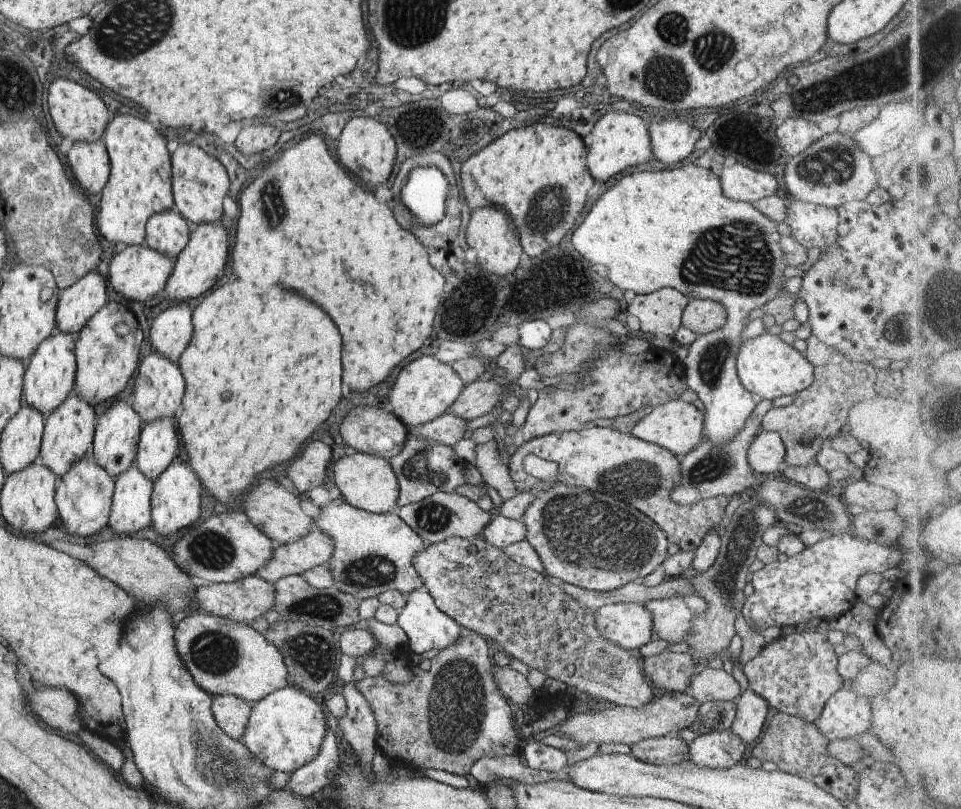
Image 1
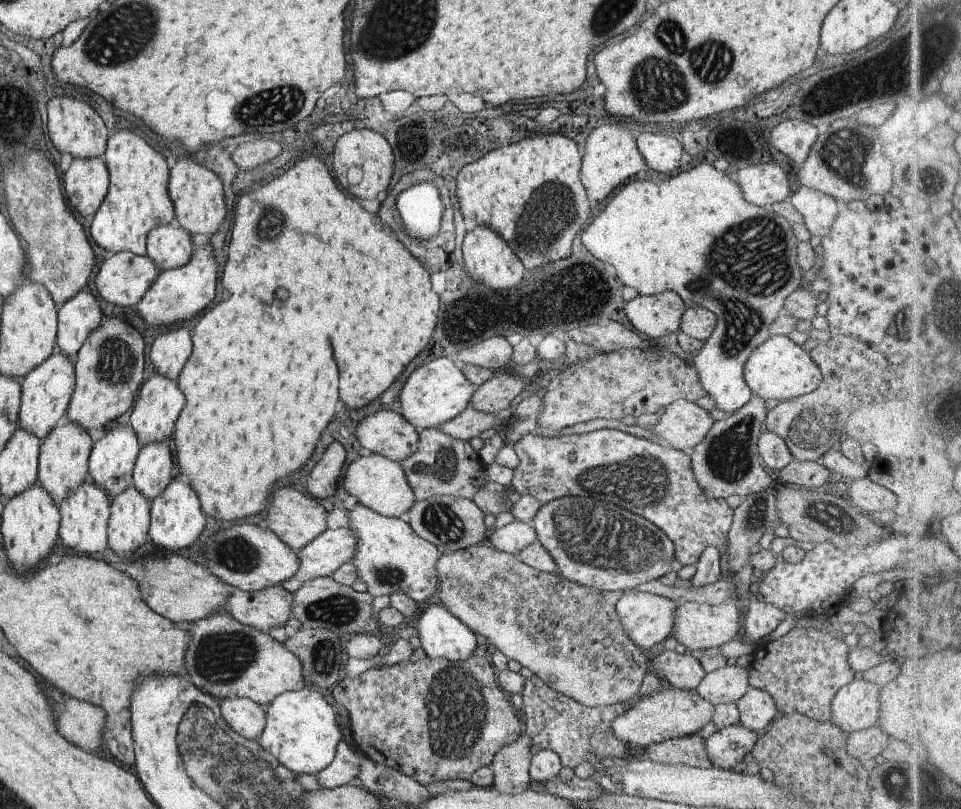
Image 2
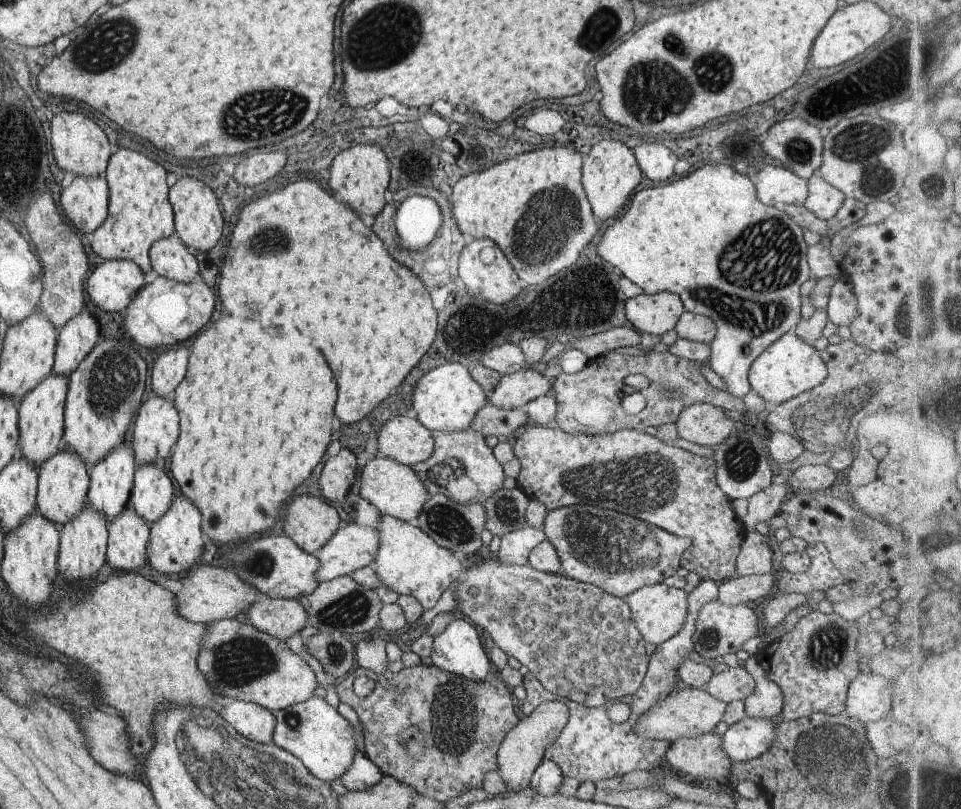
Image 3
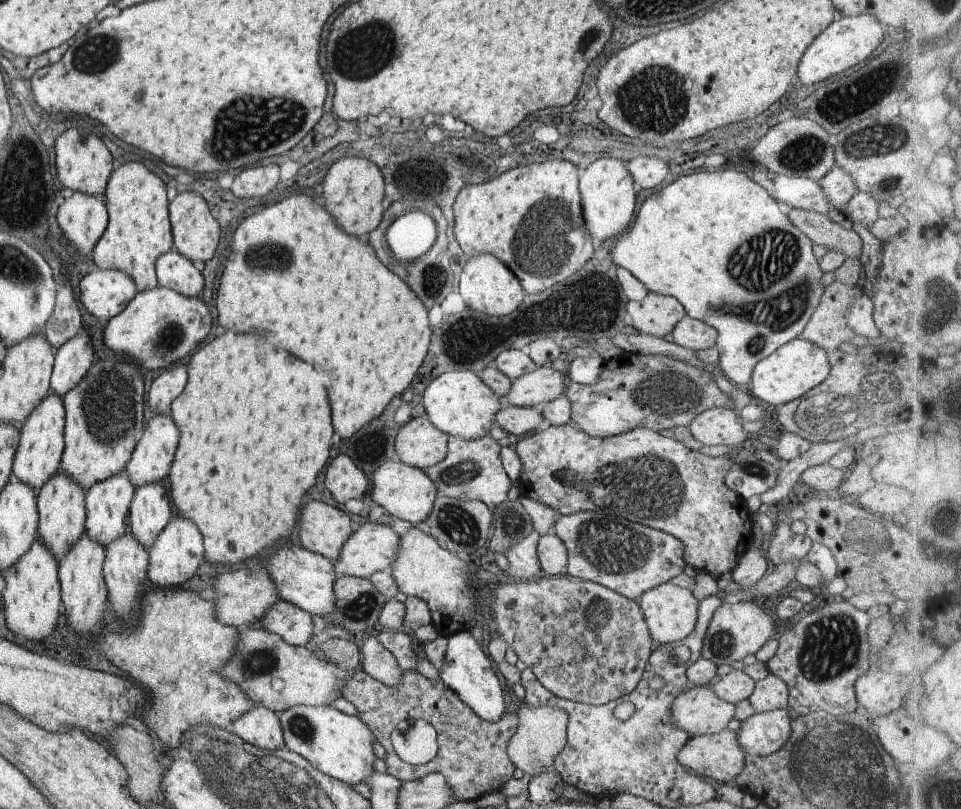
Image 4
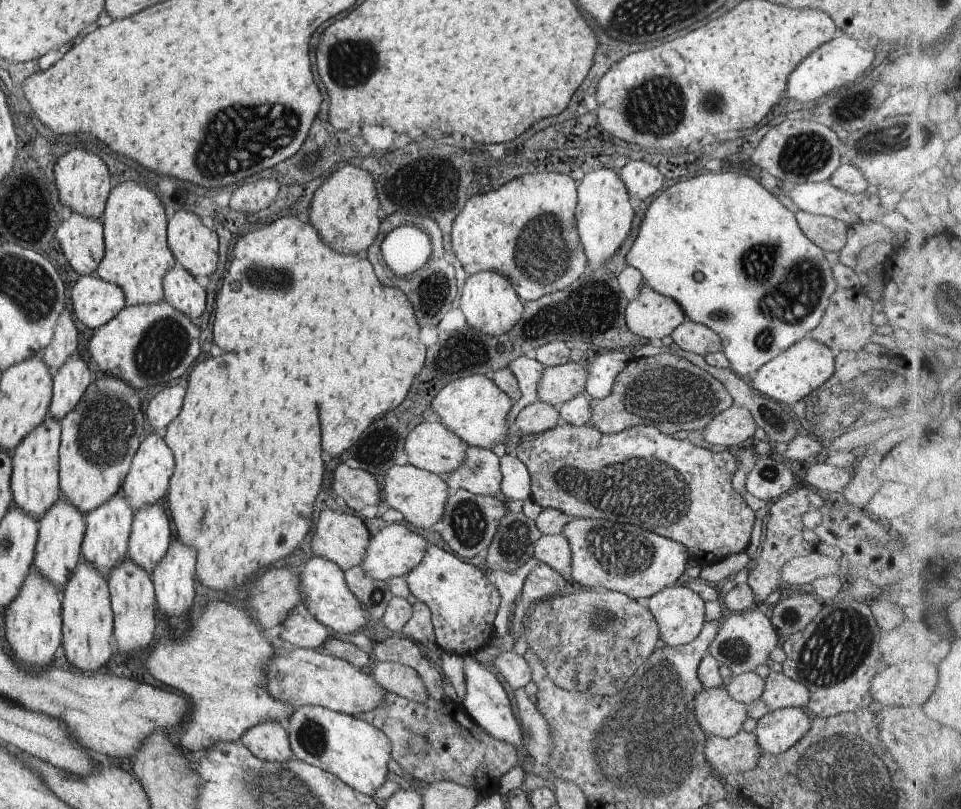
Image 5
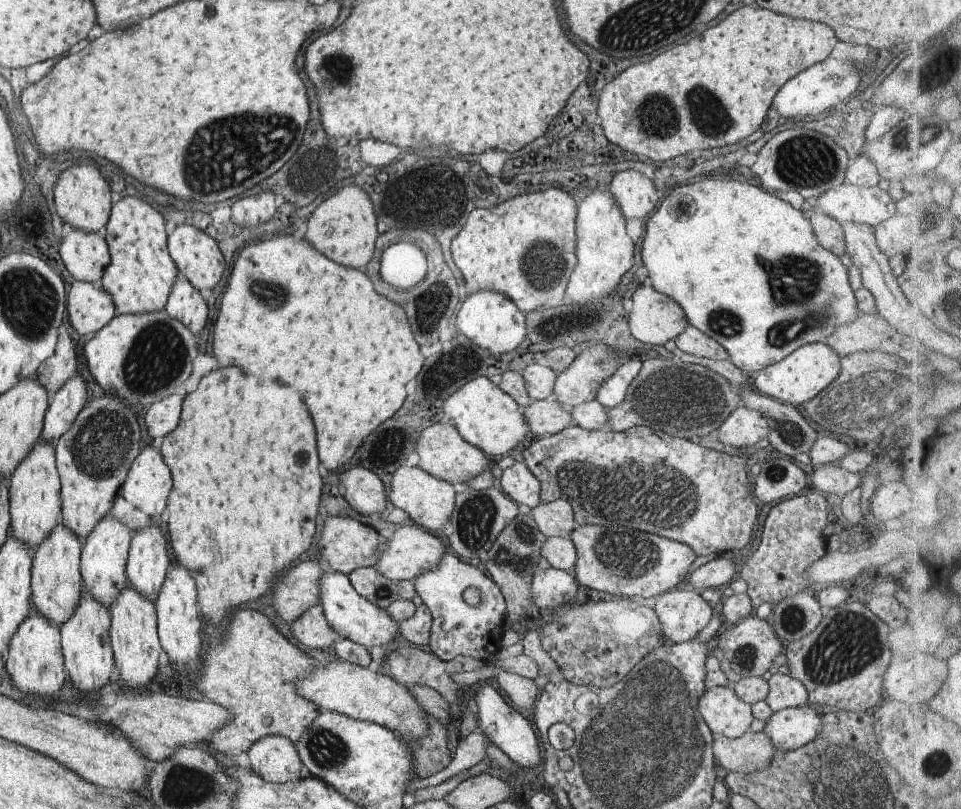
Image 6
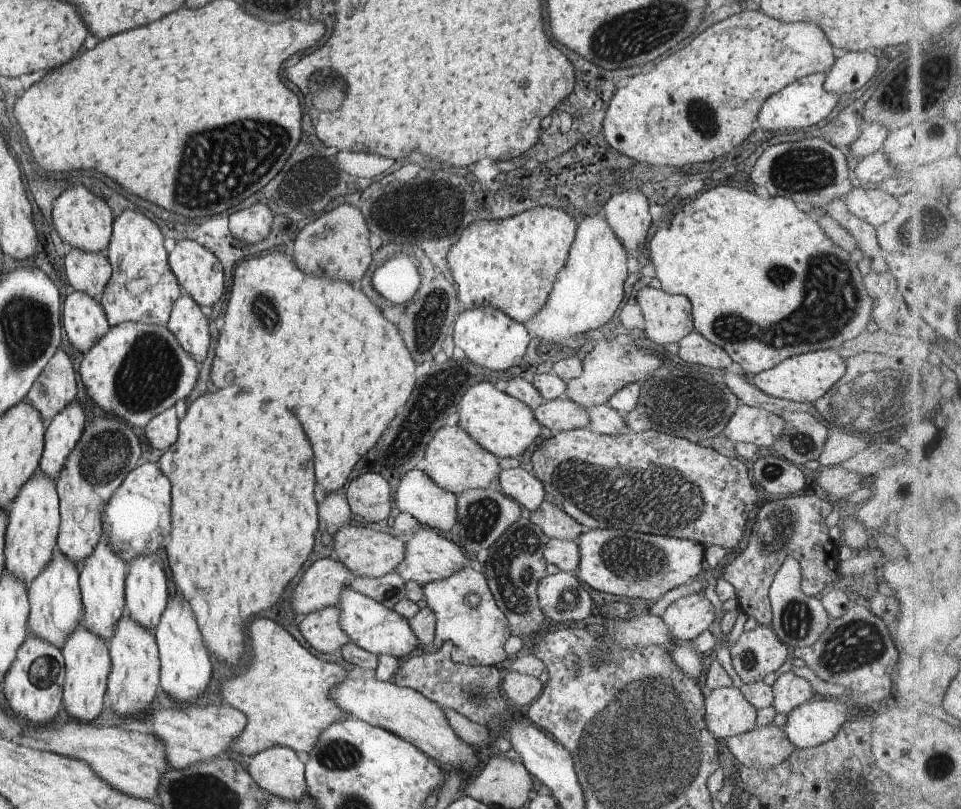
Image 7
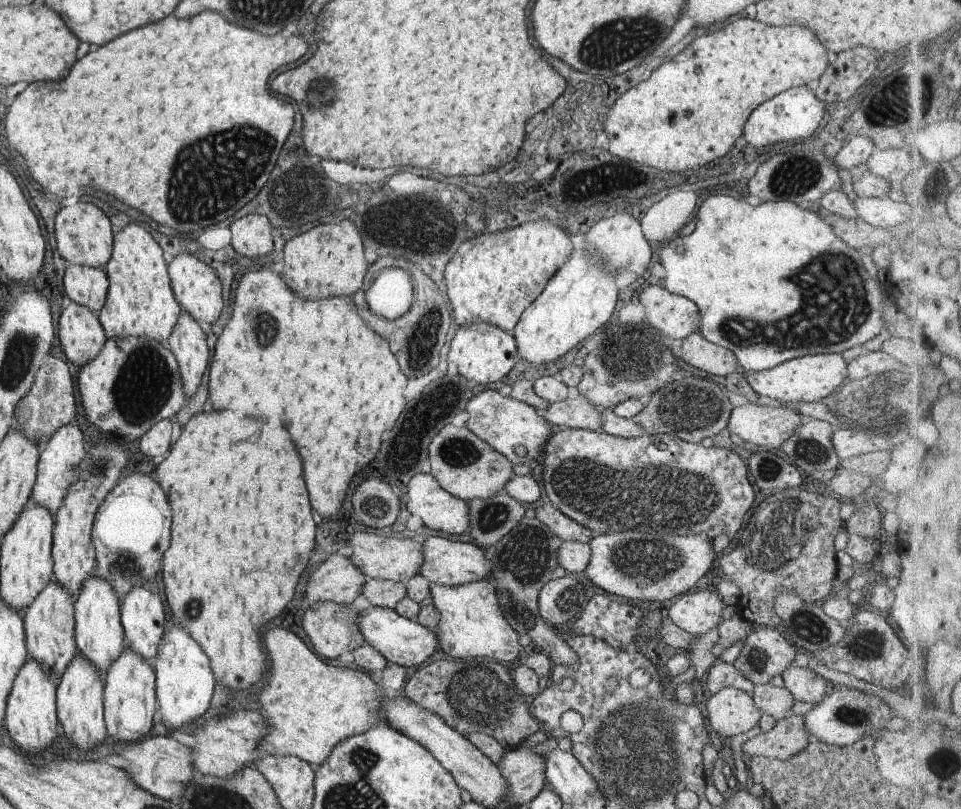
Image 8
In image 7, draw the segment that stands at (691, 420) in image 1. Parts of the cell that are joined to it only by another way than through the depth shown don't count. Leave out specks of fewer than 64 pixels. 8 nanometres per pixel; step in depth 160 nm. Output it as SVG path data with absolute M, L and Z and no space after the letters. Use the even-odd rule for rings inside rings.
M738 402L735 412L723 427L723 434L732 443L751 442L755 446L770 449L784 431L780 414L764 408L750 407Z

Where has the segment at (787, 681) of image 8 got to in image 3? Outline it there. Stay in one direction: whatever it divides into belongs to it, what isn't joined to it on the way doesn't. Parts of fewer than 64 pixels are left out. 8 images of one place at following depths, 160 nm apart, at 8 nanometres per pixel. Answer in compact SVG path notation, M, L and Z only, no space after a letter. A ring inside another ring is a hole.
M753 655L744 662L744 669L751 675L754 682L751 694L743 700L744 713L751 718L773 718L782 709L782 692L772 680L765 676Z

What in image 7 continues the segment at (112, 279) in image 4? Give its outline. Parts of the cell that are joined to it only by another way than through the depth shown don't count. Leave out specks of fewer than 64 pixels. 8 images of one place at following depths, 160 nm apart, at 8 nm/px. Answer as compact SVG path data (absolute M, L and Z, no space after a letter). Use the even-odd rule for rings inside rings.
M77 291L63 300L62 325L69 344L82 354L109 328L100 303Z

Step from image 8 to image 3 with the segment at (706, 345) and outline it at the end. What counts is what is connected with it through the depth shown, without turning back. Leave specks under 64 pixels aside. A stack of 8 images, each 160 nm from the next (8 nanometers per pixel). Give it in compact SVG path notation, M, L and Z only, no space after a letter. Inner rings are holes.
M683 311L674 330L679 339L709 345L716 335L716 326L710 318Z

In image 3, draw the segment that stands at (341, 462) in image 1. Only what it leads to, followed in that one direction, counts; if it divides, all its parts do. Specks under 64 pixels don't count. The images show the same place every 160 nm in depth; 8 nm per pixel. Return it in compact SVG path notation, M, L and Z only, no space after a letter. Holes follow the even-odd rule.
M376 455L374 459L366 462L361 472L359 496L375 506L381 515L409 522L419 514L429 494L411 467L392 458Z

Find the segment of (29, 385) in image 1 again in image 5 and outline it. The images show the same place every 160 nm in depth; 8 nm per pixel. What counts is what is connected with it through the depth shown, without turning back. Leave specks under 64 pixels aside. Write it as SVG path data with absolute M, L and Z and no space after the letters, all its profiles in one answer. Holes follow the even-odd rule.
M47 416L46 422L36 427L11 452L13 472L10 475L10 489L13 493L12 504L23 514L36 521L46 514L61 498L58 483L58 444L61 442L59 421Z

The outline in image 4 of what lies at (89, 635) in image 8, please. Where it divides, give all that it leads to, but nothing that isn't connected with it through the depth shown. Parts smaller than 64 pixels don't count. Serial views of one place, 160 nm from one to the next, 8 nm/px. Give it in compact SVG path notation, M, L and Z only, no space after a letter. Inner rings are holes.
M125 470L111 475L107 480L90 486L84 495L86 517L84 530L89 540L105 548L110 542L117 540L127 532L128 514L134 486L128 479Z

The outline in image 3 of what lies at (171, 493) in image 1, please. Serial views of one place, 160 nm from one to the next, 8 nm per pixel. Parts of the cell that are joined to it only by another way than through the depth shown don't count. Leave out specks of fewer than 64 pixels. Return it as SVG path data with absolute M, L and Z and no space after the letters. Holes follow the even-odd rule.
M183 496L174 498L168 511L148 525L146 562L155 572L179 578L199 564L203 550L199 511Z

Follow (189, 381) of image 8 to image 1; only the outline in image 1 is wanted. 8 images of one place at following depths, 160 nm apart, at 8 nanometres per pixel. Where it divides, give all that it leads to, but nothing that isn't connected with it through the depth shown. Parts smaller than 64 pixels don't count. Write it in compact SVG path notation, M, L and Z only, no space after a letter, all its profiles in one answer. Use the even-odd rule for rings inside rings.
M174 209L151 215L144 224L143 245L175 260L190 234L184 218Z

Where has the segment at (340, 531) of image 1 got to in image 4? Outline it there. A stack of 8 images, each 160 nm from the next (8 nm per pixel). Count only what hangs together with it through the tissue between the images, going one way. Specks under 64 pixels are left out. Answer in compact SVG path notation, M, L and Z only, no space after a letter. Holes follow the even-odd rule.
M414 527L400 538L399 552L389 572L399 592L407 597L422 600L429 609L430 624L439 637L448 637L475 626L473 598L469 588L473 564L465 557L454 555L441 548L432 536L427 536Z

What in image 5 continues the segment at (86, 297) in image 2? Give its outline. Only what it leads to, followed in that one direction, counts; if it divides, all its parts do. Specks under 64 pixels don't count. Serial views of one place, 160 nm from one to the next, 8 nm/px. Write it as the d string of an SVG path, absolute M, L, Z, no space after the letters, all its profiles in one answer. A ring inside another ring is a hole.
M75 353L52 379L54 396L50 404L50 417L60 421L74 410L92 378L81 358Z

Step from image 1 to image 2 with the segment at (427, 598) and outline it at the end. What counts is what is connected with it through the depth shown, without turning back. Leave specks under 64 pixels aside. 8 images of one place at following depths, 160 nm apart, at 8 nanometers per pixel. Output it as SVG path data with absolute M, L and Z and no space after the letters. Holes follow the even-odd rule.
M435 600L423 610L414 628L429 660L464 661L478 646L472 630Z

